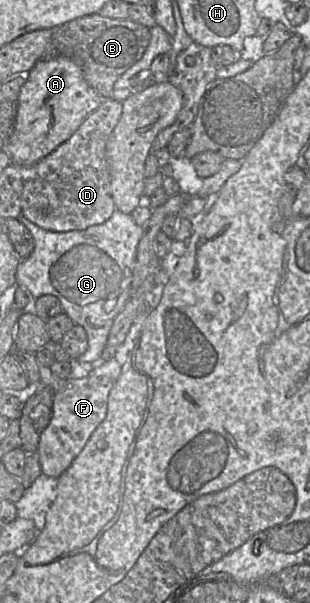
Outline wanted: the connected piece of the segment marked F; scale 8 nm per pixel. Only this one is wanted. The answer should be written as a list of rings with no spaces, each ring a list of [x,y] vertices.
[[[115,358],[99,362],[85,377],[67,379],[55,393],[50,423],[42,432],[35,452],[42,473],[58,478],[80,454],[92,433],[105,419],[109,394],[121,374],[121,365]]]

